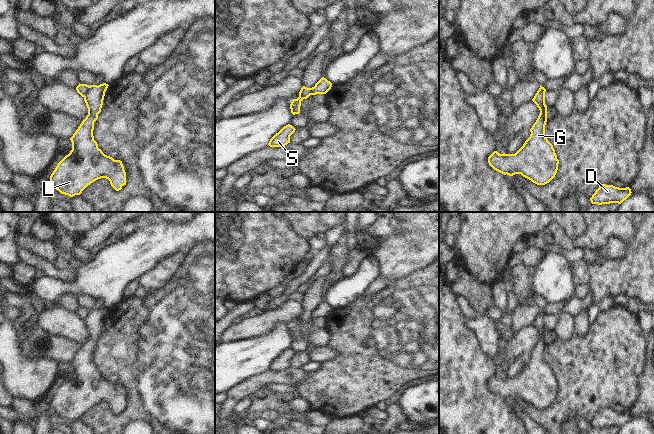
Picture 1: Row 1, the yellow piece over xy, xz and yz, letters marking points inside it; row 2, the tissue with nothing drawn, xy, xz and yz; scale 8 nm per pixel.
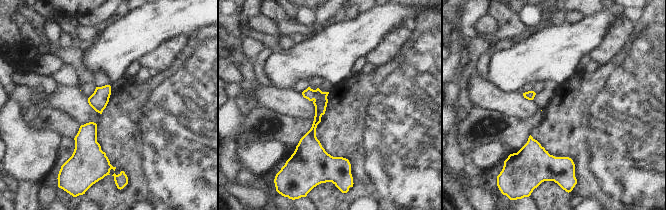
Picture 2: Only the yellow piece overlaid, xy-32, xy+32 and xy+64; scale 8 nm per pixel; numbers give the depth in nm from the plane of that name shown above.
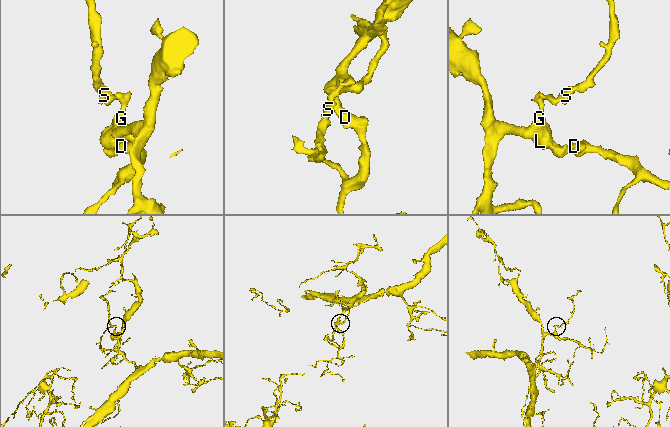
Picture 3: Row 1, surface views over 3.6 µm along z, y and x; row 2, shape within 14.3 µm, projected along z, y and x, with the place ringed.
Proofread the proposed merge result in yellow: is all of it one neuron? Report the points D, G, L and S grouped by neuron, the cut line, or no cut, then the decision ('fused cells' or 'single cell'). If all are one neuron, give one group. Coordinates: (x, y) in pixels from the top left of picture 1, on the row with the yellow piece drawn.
groups D G L / S; cut xy (89, 86), (84, 97); fused cells

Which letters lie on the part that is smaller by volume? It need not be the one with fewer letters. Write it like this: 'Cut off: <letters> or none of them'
Cut off: S.

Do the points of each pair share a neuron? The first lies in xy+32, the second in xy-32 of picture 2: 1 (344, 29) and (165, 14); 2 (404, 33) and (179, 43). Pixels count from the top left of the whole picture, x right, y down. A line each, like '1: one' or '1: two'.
1: one
2: one

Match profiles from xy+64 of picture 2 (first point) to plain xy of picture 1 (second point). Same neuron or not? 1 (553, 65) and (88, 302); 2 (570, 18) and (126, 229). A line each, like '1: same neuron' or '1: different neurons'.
1: different neurons
2: same neuron

